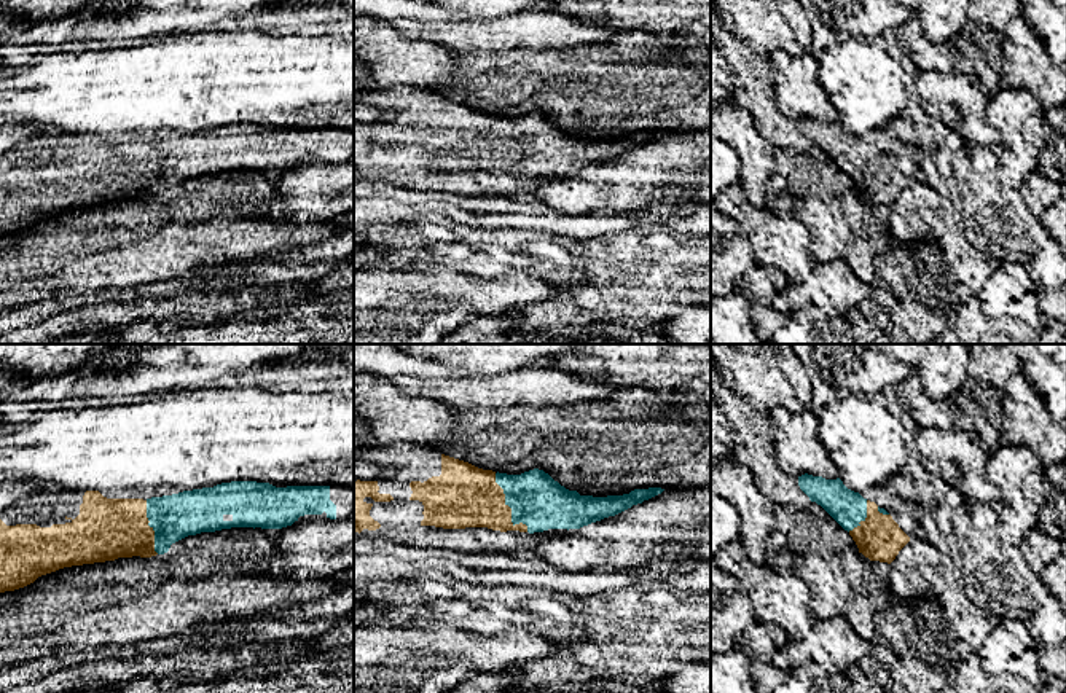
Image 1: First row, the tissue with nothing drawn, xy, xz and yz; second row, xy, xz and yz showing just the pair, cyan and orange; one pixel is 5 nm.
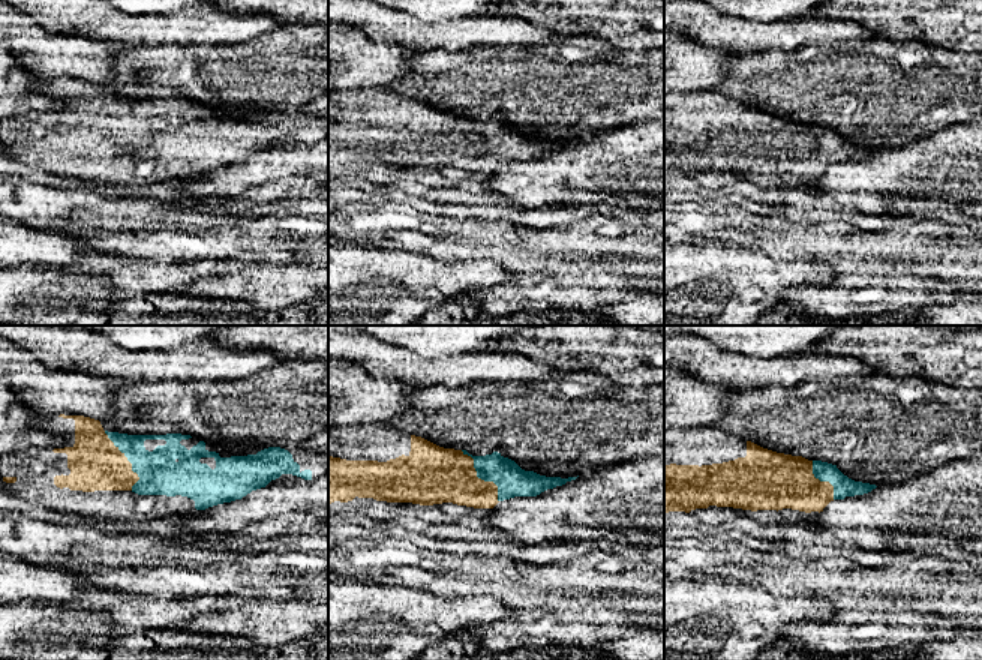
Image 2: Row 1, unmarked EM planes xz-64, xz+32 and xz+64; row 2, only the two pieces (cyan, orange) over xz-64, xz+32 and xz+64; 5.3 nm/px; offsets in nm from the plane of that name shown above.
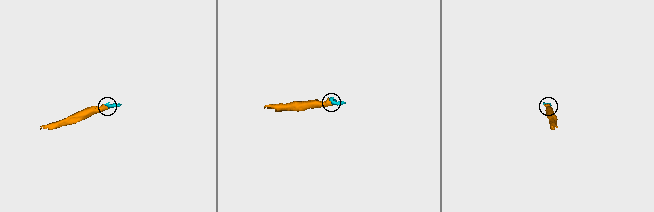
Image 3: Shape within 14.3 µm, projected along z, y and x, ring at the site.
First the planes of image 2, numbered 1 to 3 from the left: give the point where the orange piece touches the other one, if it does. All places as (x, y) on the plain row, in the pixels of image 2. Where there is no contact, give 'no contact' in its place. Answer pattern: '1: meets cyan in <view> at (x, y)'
1: meets cyan in xz-64 at (128, 123)
2: meets cyan in xz+32 at (480, 141)
3: meets cyan in xz+64 at (822, 144)

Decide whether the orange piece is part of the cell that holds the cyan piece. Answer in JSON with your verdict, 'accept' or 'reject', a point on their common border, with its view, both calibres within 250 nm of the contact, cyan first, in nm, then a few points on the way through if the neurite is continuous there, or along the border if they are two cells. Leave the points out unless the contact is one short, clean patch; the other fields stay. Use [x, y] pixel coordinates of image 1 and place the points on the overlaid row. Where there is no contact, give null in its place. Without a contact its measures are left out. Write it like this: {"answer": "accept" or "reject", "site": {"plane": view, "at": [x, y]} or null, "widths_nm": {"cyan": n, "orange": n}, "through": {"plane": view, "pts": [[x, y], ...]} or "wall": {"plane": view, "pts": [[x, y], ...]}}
{"answer": "accept", "site": {"plane": "xz", "at": [509, 505]}, "widths_nm": {"cyan": 280, "orange": 320}}

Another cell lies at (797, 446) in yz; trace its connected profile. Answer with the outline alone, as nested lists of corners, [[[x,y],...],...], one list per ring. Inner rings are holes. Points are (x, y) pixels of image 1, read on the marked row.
[[[778,406],[770,413],[770,424],[774,459],[784,473],[795,478],[805,473],[825,480],[838,478],[838,468],[821,443],[817,416],[809,408],[790,413]]]

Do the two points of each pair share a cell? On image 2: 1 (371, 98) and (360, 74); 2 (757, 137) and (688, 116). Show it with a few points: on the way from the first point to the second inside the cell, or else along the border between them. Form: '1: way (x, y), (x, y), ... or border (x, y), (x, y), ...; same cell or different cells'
1: border (386, 86), (344, 90); different cells
2: way (741, 137), (705, 129); same cell

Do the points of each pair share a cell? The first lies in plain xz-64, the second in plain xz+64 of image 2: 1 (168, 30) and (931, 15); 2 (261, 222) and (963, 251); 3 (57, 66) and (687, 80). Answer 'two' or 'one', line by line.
1: two
2: one
3: one

